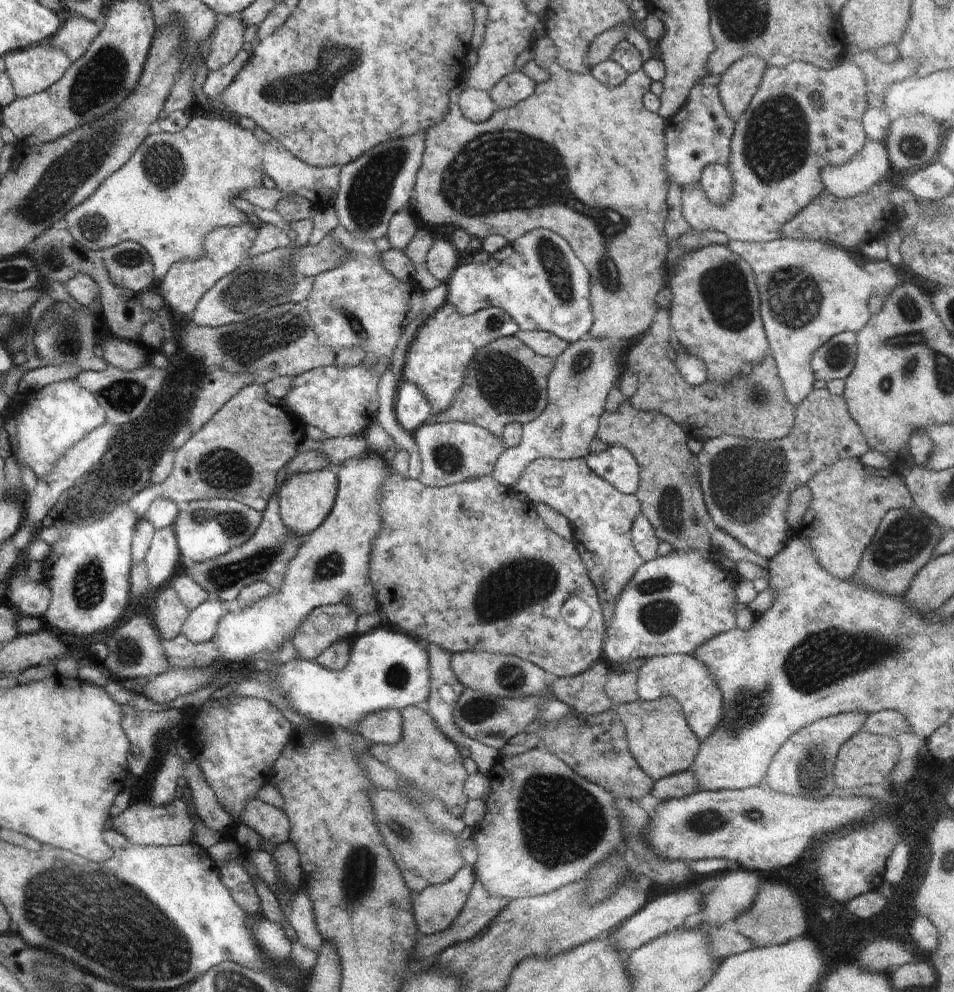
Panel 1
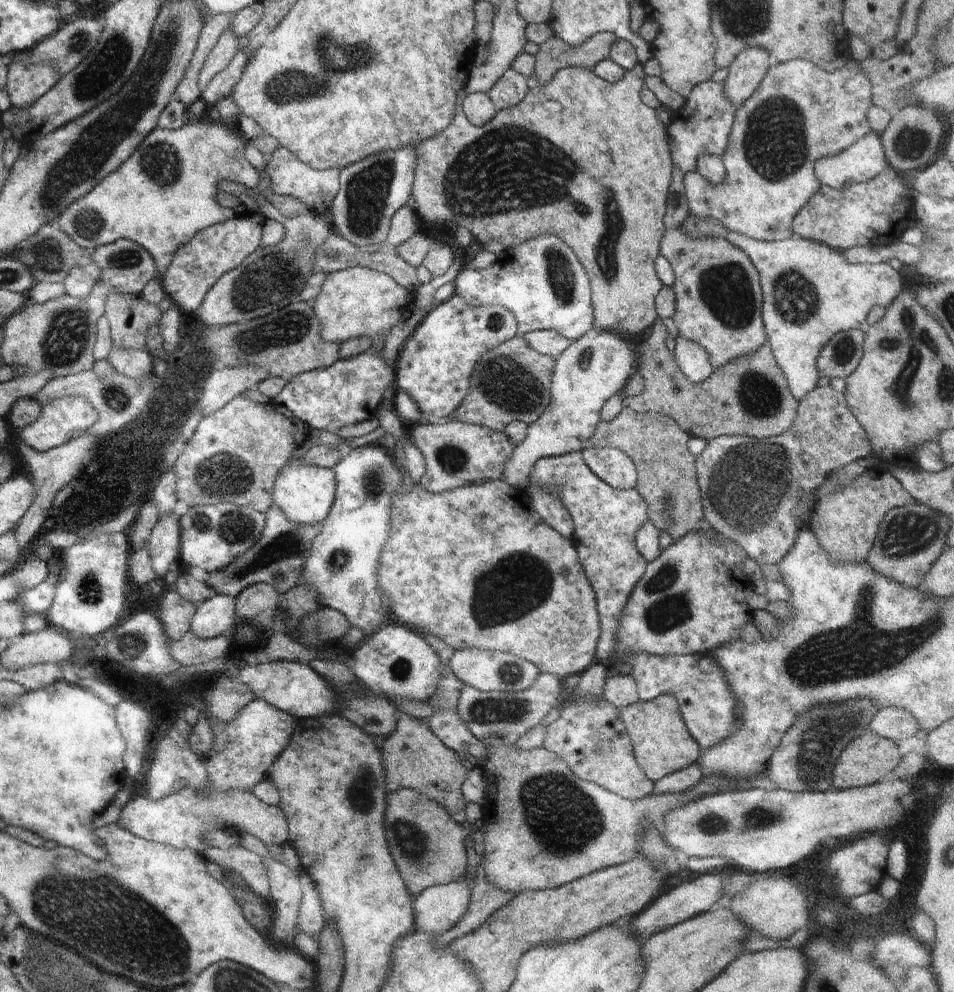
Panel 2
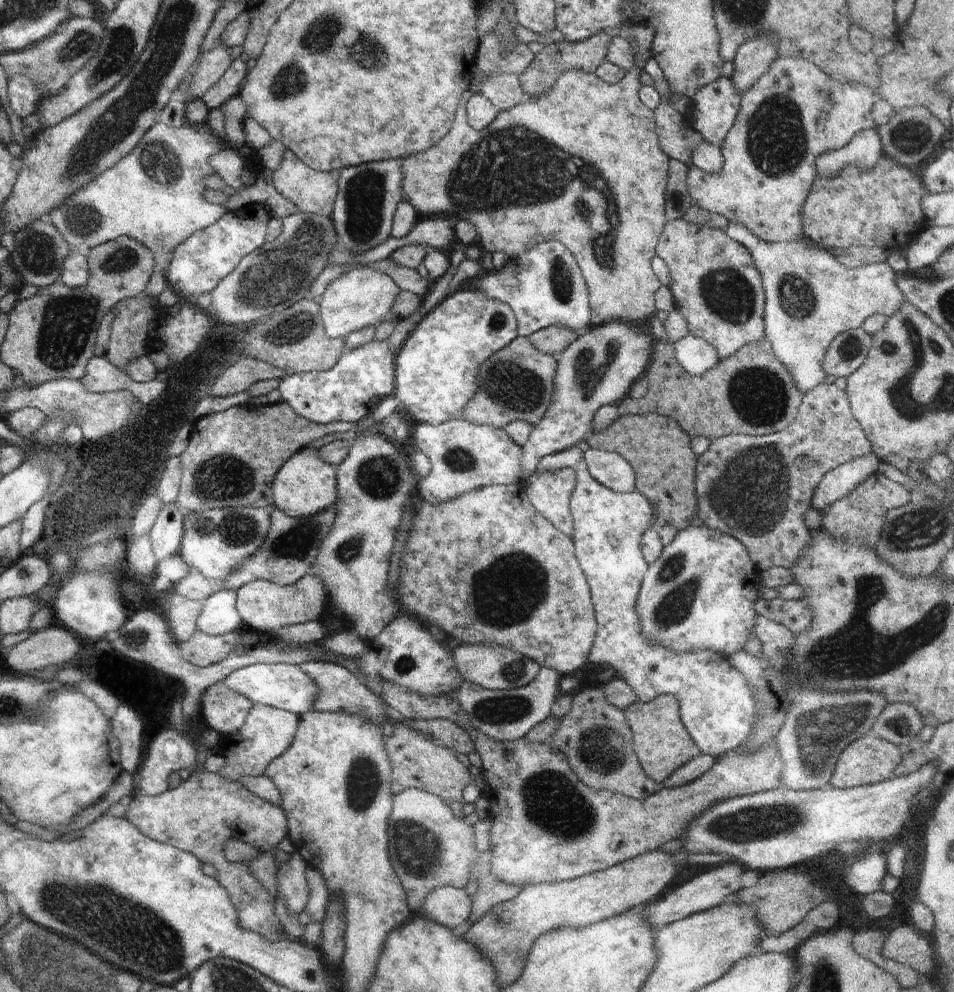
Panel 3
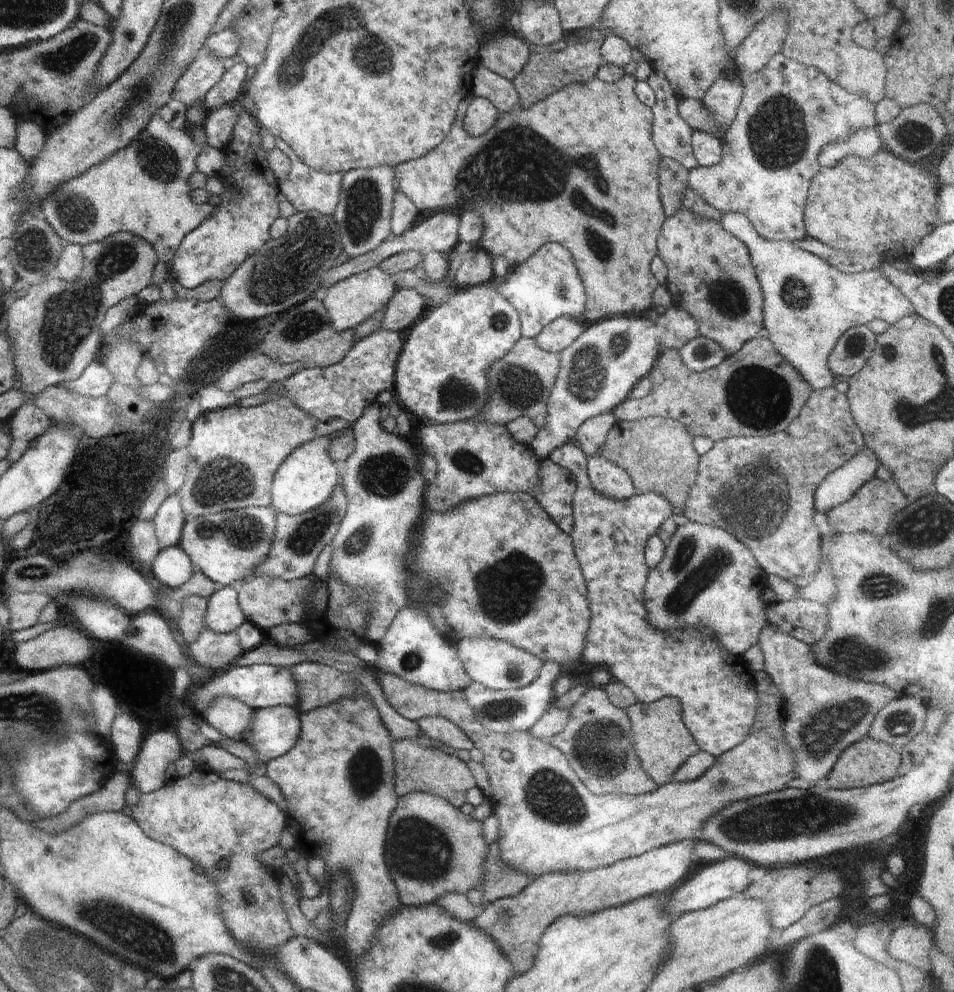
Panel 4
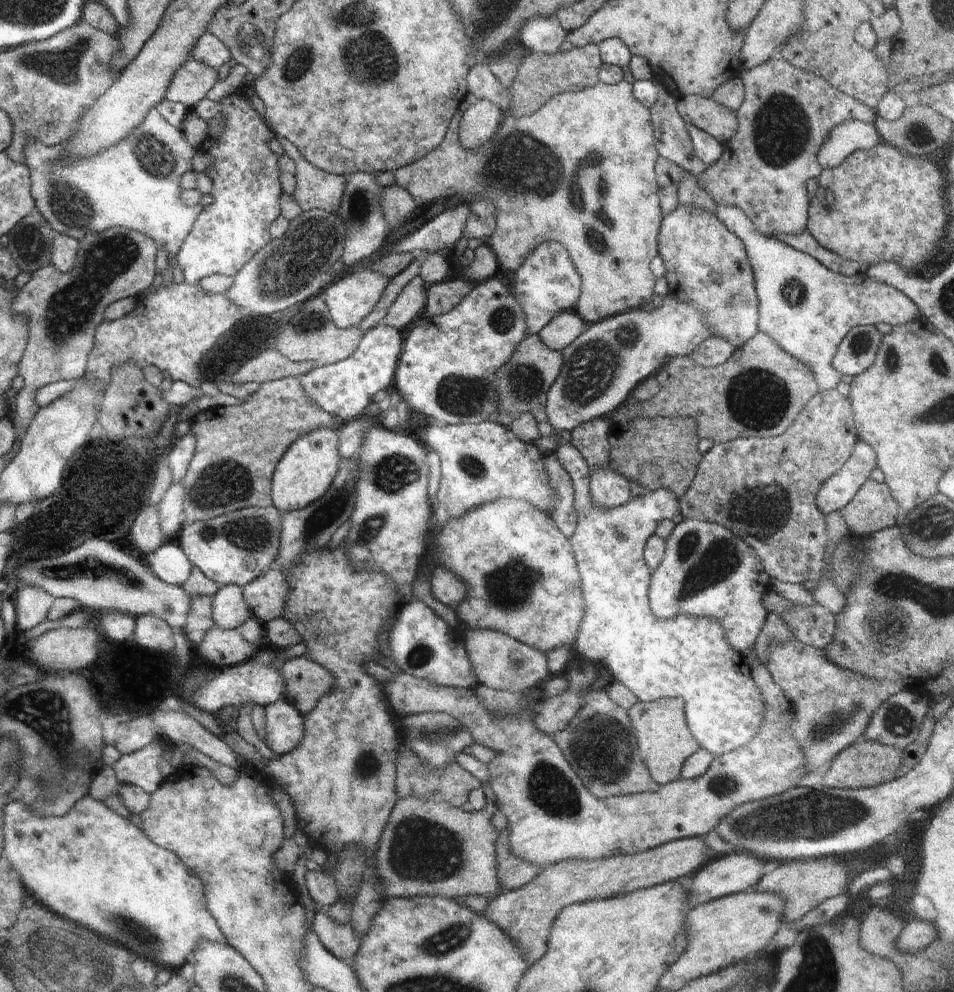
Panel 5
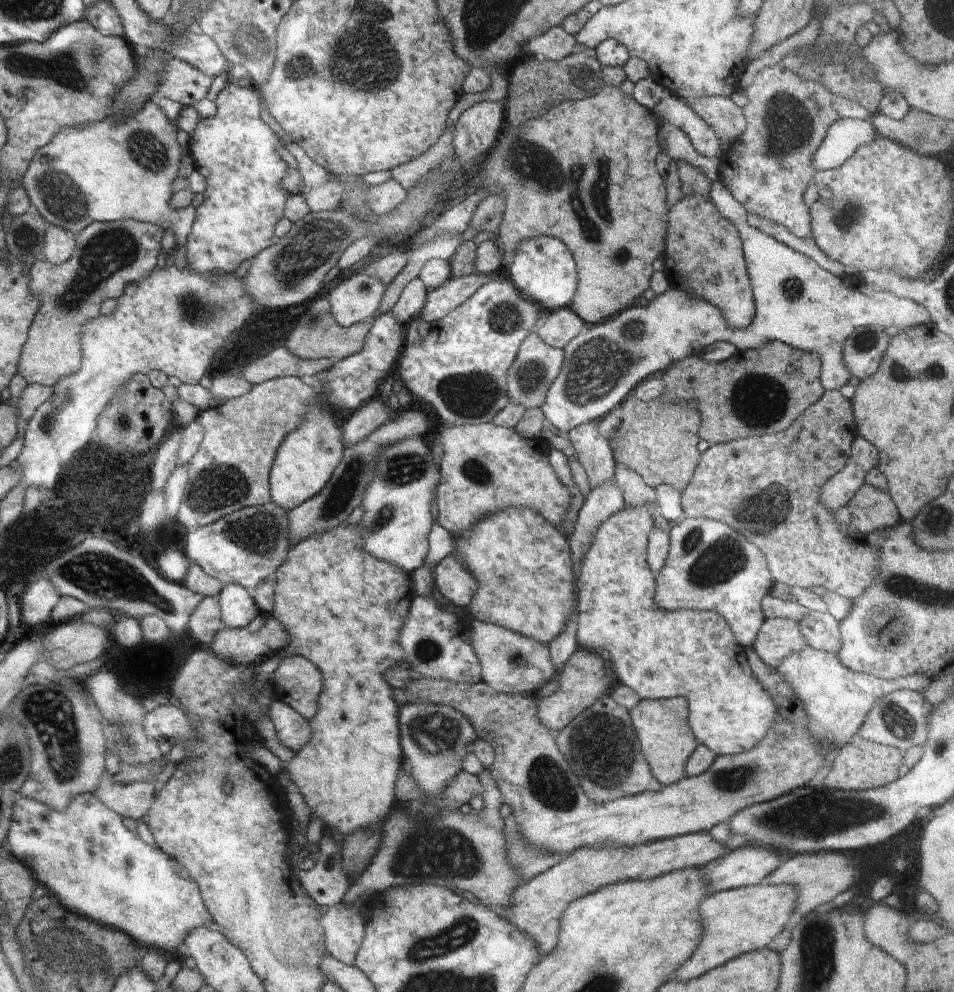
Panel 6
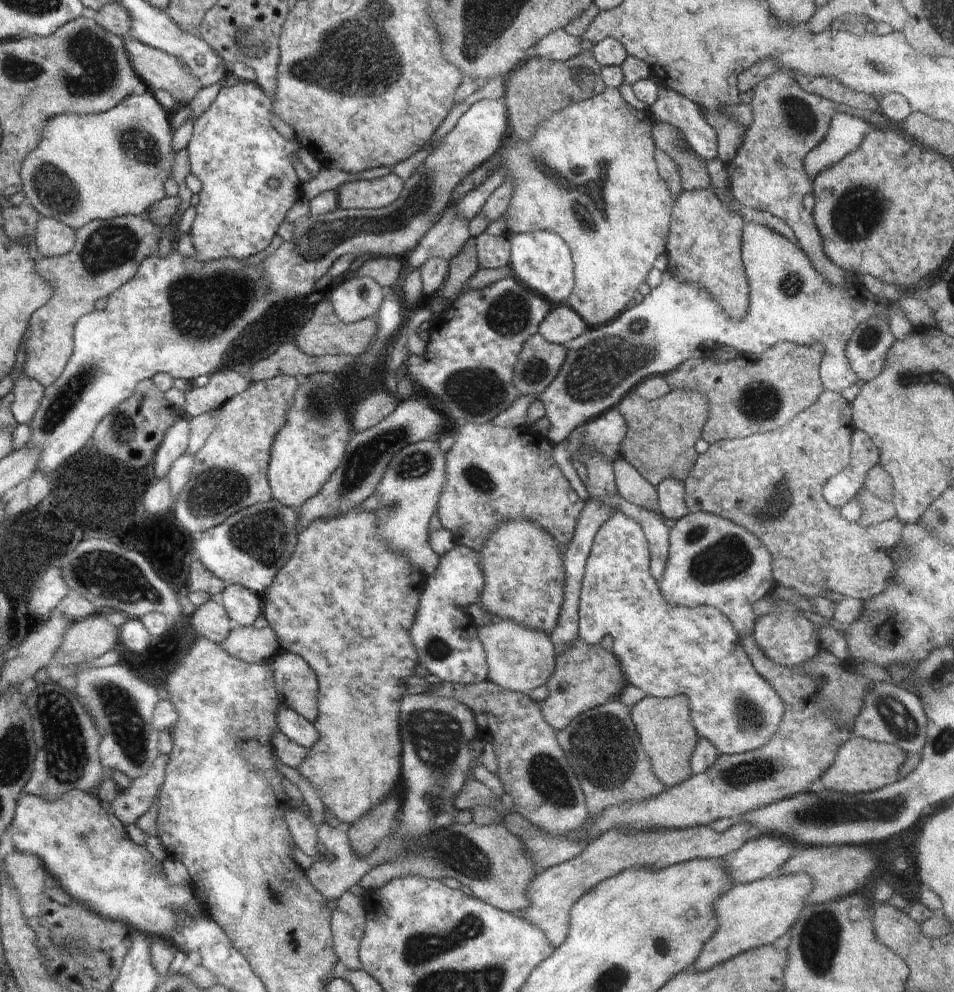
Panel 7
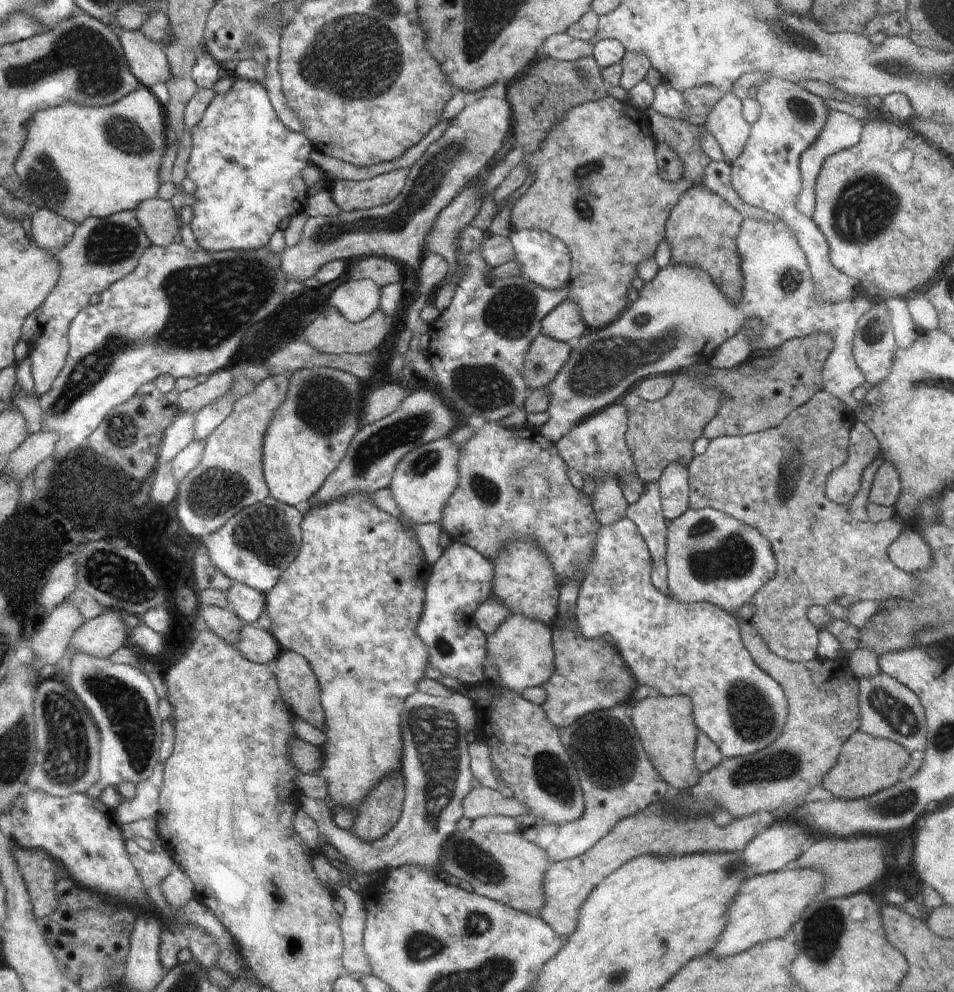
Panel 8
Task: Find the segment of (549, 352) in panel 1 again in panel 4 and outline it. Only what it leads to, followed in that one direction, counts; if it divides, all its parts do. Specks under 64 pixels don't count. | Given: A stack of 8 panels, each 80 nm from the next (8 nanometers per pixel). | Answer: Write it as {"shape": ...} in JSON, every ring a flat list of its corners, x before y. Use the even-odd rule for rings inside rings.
{"shape":[[675,304,670,305,666,312,658,315,651,321,644,315,616,315,595,323,579,324,580,320,570,317,557,318,553,323,544,327,538,336,535,336,540,348,551,353,556,353,559,358,559,371,554,388,548,397,547,415,545,426,538,430,537,435,529,442,530,450,541,461,549,454,560,448,570,438,576,438,580,425,588,419,614,410,633,386,655,367,662,350,679,350,688,341,700,336,698,325,684,309]]}

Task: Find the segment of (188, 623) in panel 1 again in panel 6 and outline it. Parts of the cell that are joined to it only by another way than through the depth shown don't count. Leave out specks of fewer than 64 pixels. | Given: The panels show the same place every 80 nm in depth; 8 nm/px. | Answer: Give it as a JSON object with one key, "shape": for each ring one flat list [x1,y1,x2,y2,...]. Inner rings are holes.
{"shape":[[234,583,223,585,216,598,222,620,230,628,246,628,258,614,261,614,248,591,240,585]]}

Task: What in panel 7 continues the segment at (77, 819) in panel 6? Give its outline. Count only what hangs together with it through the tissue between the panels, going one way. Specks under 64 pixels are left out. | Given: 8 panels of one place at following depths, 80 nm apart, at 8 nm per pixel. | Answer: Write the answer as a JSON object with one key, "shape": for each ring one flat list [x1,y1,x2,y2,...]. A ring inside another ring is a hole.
{"shape":[[69,790,65,792,59,799,46,800,41,796,34,796,23,793,17,800,15,808,14,818,9,824,8,829,10,831,10,838,16,850,25,852,31,855,40,857,43,862,45,869,49,872,49,876,55,876,57,881,75,898,78,902,88,905,91,909,94,909,97,913,100,913,104,918,107,919,120,919,126,921,132,929,138,929,143,933,149,934,154,940,157,936,164,937,165,939,177,939,177,933,175,932,175,912,180,908,184,907,191,913,200,913,202,906,198,896,193,892,191,886,170,886,166,876,162,871,162,864,156,860,144,846,139,846,129,839,126,832,125,826,118,820,118,817,114,814,112,807,105,801,98,798,96,794,85,793,77,790]]}

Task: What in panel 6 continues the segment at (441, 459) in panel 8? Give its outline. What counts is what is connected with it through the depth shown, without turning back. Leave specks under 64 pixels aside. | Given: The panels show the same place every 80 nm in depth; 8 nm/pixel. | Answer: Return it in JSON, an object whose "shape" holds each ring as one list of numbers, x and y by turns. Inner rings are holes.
{"shape":[[424,438,402,439,383,449,362,501,365,512,359,525,365,551,377,559,395,564,409,575,423,567,427,561,429,532,434,523,430,514,430,502,435,497,435,490,441,479,439,464,435,461,428,443,428,439]]}

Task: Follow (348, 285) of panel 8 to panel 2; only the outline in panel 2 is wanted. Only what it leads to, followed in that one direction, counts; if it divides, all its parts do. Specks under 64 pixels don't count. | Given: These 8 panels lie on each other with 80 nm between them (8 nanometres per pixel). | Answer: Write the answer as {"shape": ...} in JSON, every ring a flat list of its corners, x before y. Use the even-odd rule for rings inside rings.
{"shape":[[350,267,341,271,334,271,327,276,318,296,308,304,312,305,315,315,321,324,321,335,325,341,342,344,354,337,382,335,385,340,391,328,400,320,405,311,413,309,415,293,402,288,388,274,373,271,364,267]]}

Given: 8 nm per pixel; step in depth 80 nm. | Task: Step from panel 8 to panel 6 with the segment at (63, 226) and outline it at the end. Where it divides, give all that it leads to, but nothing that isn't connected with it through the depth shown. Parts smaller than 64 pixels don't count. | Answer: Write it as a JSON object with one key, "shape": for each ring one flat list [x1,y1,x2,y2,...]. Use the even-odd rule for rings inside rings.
{"shape":[[48,224,44,233,44,259,55,265,66,262,71,258,76,248,75,239,75,236,71,232]]}

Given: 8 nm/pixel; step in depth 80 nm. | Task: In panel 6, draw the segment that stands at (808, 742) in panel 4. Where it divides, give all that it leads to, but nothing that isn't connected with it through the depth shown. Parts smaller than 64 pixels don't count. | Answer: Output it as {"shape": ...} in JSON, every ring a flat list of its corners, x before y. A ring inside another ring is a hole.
{"shape":[[810,646,785,656,775,669,788,682,789,687,792,687,801,703,804,703,805,714,809,718,809,735,817,742,817,747,820,747,821,751,829,754,832,748,836,750,857,739,857,732,866,715,881,696,902,689,924,692,932,681,931,676,929,679,920,671,892,680,857,673,846,668,835,654,819,651]]}

